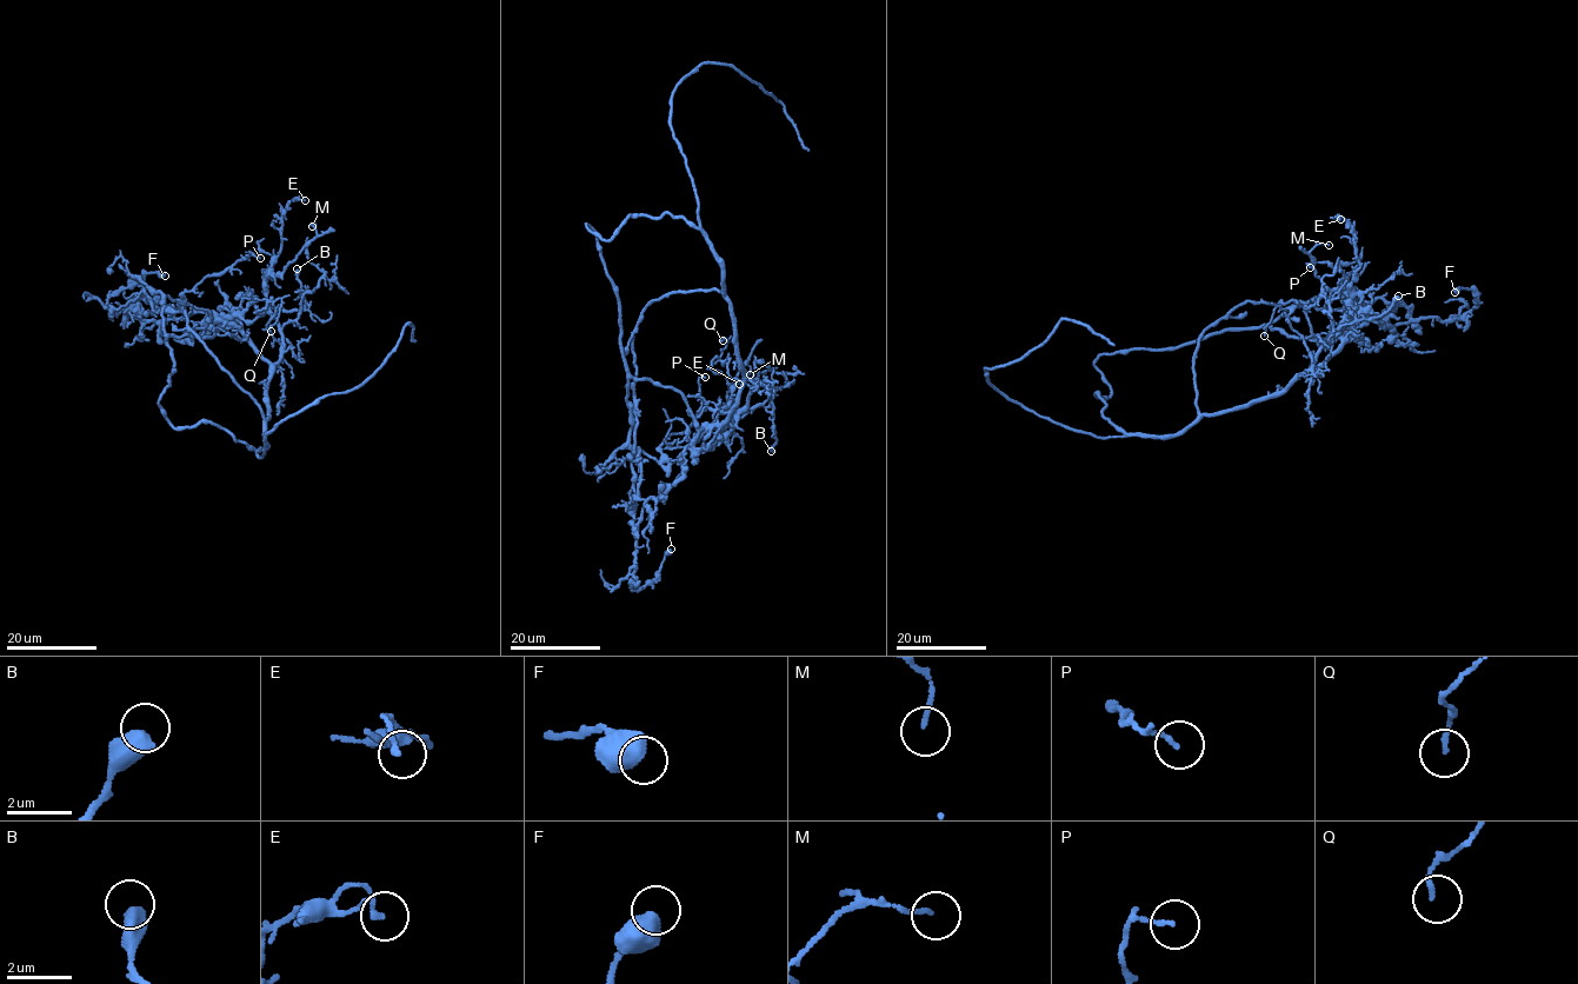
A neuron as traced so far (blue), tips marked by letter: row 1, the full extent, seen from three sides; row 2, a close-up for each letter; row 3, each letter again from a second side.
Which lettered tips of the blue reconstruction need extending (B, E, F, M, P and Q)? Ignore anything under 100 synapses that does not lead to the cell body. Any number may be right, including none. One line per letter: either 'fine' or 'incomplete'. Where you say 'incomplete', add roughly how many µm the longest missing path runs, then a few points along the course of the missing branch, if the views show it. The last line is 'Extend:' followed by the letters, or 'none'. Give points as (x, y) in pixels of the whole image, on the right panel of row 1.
B: fine
E: fine
F: fine
M: fine
P: fine
Q: fine
Extend: none

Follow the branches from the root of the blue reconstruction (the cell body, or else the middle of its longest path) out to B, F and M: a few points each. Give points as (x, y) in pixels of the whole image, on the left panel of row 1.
B: (264, 431), (268, 417), (264, 387), (281, 351), (278, 320), (268, 304), (281, 311), (303, 307), (297, 268)
F: (264, 431), (271, 367), (237, 327), (193, 311), (142, 321), (107, 304), (147, 273), (165, 276)
M: (264, 431), (268, 417), (264, 387), (281, 351), (266, 280), (284, 273), (315, 237), (312, 226)

